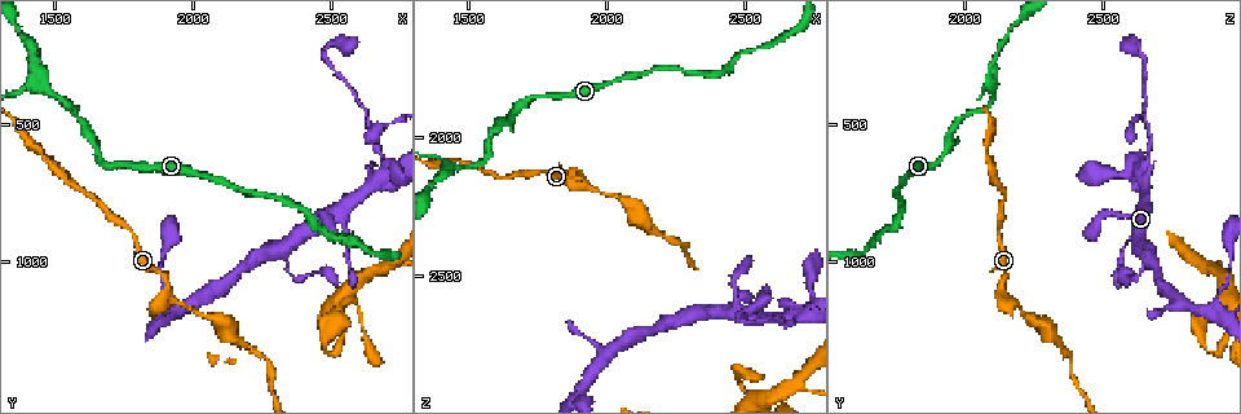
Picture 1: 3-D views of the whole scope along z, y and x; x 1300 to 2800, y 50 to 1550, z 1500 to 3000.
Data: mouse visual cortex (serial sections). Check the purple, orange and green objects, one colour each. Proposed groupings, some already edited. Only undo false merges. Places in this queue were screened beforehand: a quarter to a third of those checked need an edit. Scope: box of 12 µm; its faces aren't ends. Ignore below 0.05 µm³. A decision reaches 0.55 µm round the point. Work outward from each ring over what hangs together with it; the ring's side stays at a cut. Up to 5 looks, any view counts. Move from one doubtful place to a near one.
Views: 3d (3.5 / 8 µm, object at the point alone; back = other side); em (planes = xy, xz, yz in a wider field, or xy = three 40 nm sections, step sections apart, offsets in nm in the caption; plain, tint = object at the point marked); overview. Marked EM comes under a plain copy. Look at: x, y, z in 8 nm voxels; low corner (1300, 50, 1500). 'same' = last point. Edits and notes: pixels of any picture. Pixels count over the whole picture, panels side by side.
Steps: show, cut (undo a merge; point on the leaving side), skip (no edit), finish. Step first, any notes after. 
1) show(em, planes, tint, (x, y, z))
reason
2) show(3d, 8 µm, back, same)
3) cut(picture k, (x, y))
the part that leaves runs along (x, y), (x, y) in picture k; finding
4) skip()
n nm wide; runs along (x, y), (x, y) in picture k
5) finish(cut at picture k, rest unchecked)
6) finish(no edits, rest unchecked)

show(3d, 8 µm, (2710, 670, 2650))
abrupt turn

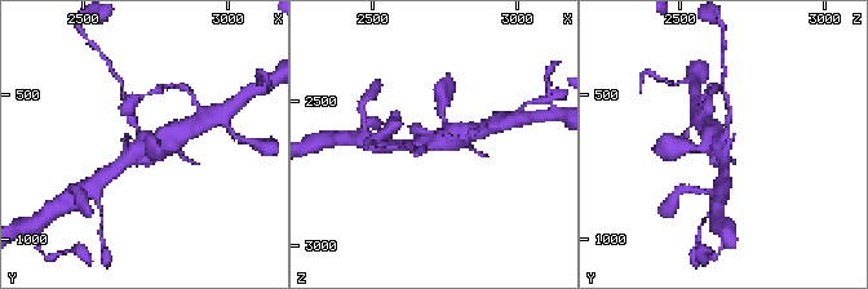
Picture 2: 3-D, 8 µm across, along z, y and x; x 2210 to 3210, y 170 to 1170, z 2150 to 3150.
show(em, xy, step 3, tint, (2710, 680, 2650))
need the tissue

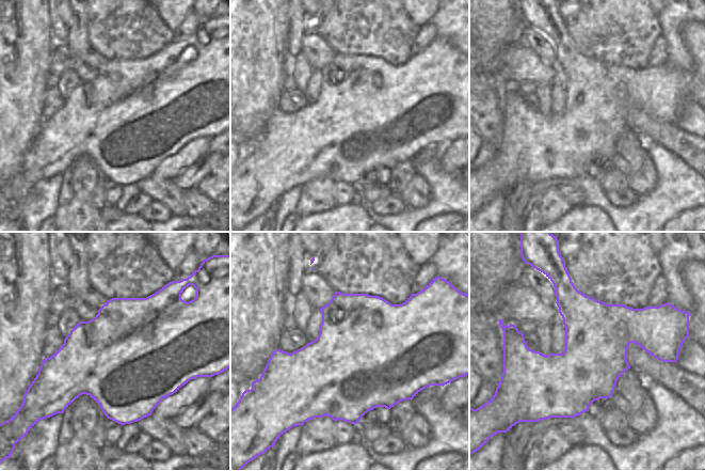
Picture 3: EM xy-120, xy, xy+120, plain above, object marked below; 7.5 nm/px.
cut(picture 2, (729, 112))
the part that leaves runs along (727, 127), (730, 106), (725, 97), (723, 79) in picture 2; a second cell is stuck on

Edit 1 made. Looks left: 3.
show(overview)
redraw

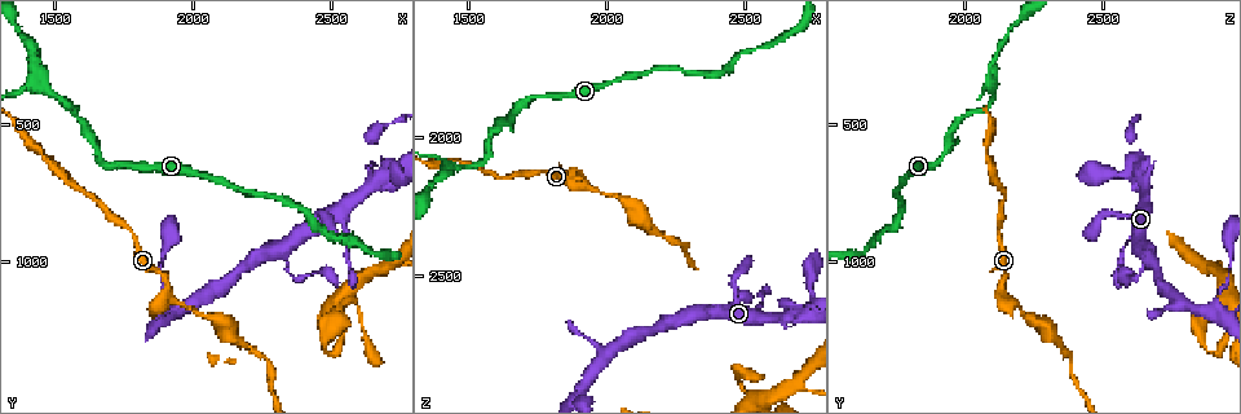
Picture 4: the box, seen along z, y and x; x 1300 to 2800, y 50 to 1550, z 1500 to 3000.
show(3d, 3.5 µm, (2470, 820, 2500))
sharp bend

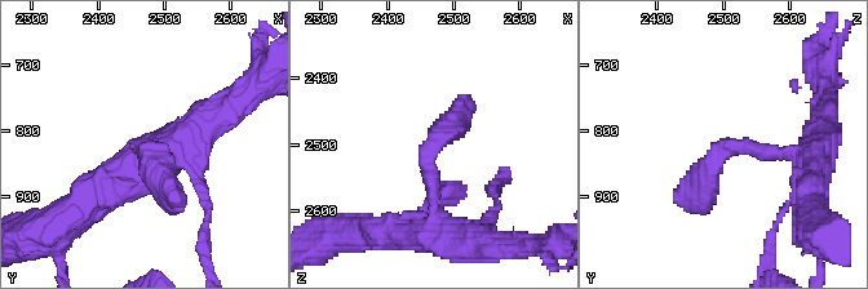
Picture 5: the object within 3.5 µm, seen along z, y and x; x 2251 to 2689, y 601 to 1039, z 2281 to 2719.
show(em, xy, step 5, tint, (2470, 825, 2500))

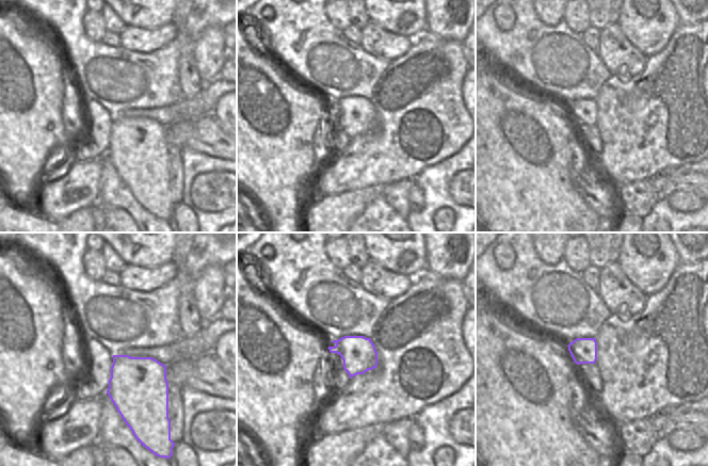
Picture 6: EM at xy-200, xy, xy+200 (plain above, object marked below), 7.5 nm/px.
skip()
runs along (814, 160), (725, 145), (689, 208) in picture 5; one cell here

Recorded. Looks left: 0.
finish(cut at picture 2, rest unchecked)

